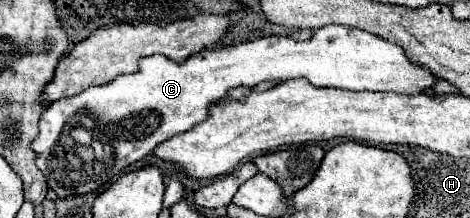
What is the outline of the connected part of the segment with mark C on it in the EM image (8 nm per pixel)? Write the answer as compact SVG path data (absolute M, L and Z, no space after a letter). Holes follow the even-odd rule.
M324 26L314 32L306 42L298 42L290 36L268 36L254 42L244 42L230 48L202 50L186 58L184 62L172 62L164 54L146 56L140 60L142 68L130 74L120 74L108 84L92 86L74 98L64 98L48 106L38 122L38 136L30 144L36 154L36 166L42 170L48 188L52 188L58 198L84 196L104 184L112 182L124 168L146 158L160 142L172 138L174 134L186 132L208 114L208 106L220 98L228 96L228 90L234 86L254 88L264 80L292 80L306 78L314 86L336 86L344 90L372 90L372 92L398 92L398 94L420 94L426 88L432 88L440 78L434 76L428 68L414 64L406 52L370 32L362 32L350 26ZM112 134L112 152L104 152Z

